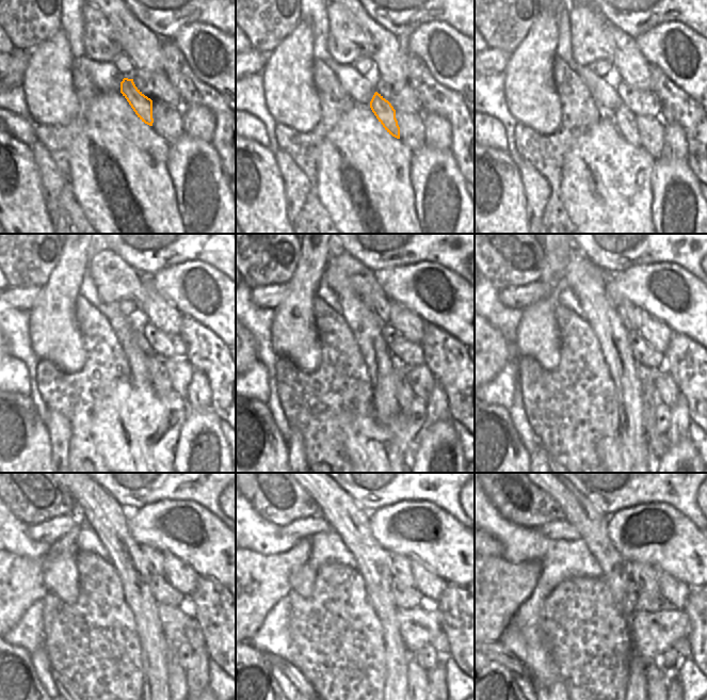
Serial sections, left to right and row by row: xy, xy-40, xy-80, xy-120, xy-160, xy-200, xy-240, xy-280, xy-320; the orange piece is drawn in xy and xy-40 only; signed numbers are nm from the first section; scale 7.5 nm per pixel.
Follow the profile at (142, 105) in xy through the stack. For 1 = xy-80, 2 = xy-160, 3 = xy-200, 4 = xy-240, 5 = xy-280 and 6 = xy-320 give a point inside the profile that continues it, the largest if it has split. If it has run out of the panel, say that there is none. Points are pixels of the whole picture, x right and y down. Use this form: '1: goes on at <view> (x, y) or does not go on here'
1: goes on at xy-80 (626, 121)
2: goes on at xy-160 (404, 394)
3: goes on at xy-200 (656, 444)
4: goes on at xy-240 (176, 675)
5: goes on at xy-280 (416, 677)
6: goes on at xy-320 (656, 679)

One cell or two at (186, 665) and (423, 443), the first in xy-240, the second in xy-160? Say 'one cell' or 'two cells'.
two cells

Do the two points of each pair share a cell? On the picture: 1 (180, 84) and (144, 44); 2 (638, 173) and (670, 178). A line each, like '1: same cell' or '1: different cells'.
1: different cells
2: different cells

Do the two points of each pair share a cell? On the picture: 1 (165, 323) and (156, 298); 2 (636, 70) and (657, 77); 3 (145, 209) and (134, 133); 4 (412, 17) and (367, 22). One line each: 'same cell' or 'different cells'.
1: same cell
2: different cells
3: same cell
4: different cells

